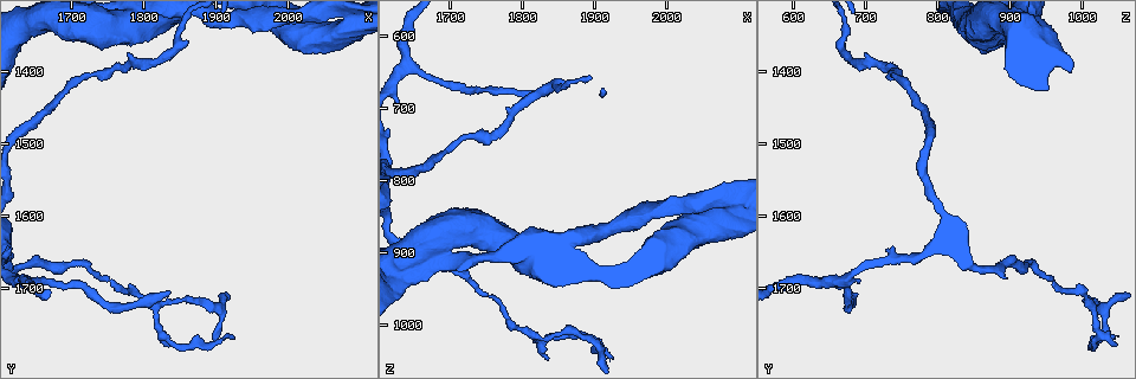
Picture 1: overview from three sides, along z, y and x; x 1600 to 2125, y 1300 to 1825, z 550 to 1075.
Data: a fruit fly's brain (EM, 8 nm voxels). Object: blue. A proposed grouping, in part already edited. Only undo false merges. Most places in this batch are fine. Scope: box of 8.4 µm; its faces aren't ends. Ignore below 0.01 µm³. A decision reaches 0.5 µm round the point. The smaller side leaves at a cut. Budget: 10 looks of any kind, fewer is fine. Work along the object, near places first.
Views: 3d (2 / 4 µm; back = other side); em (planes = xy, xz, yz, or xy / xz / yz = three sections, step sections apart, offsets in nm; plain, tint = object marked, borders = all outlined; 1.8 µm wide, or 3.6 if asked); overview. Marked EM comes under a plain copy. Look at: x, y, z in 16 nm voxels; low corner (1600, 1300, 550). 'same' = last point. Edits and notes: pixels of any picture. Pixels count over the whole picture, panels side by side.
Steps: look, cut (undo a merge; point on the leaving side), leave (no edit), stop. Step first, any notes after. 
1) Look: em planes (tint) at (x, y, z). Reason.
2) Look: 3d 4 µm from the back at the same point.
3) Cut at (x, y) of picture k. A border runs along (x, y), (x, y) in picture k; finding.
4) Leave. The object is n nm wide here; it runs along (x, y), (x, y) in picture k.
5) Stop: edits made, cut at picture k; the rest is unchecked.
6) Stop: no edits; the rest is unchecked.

Look: em yz step 8 (tint) at (1635, 1690, 650). Sharp bend.

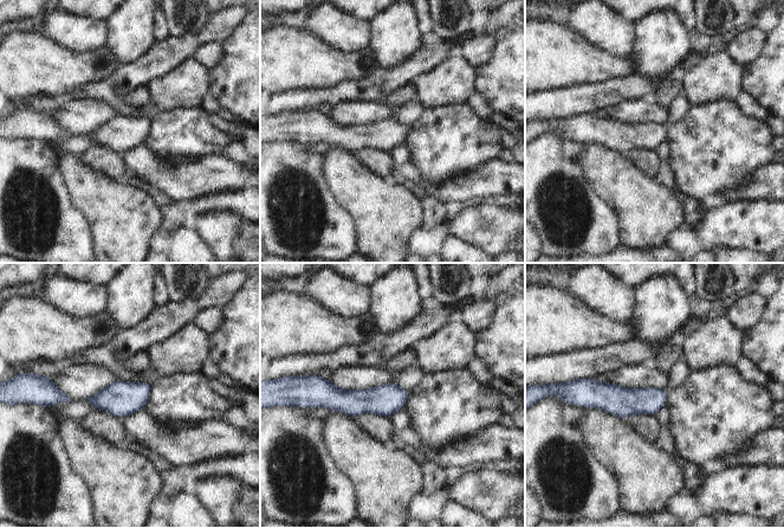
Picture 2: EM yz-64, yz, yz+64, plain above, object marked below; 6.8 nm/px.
Look: em planes (tint) at the same point.

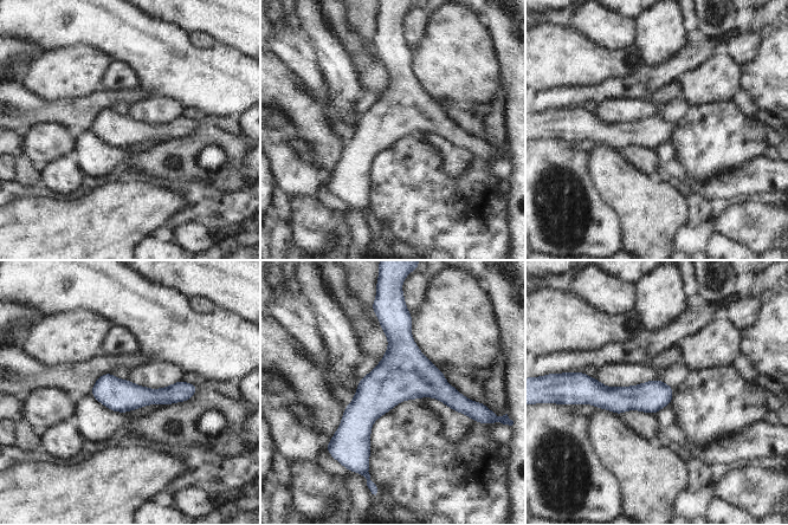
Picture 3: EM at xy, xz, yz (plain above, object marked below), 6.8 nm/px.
Leave. It runs along (387, 322), (395, 376), (362, 412), (366, 458) in picture 3; continuous, no second neuron.

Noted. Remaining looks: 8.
Look: 3d 2 µm at (1845, 1345, 675). Sudden change in width.

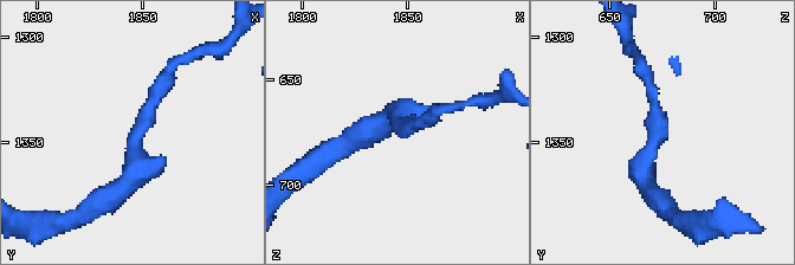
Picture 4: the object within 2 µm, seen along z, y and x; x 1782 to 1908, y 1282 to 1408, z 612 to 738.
Look: em planes (borders) at (1848, 1344, 671).

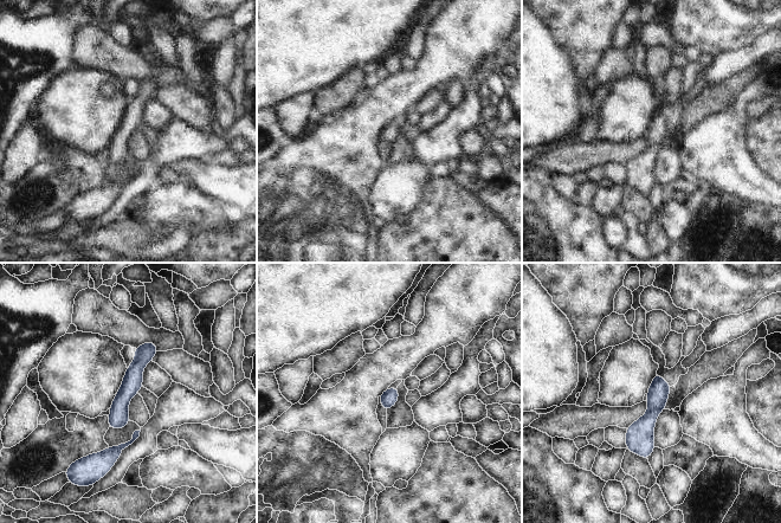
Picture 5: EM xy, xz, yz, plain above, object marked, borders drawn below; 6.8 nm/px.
Leave. It runs along (150, 344), (121, 400), (116, 426) in picture 5; one neuron here.

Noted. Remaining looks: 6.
Look: em planes (tint) at (1815, 1725, 1010). Branch point.

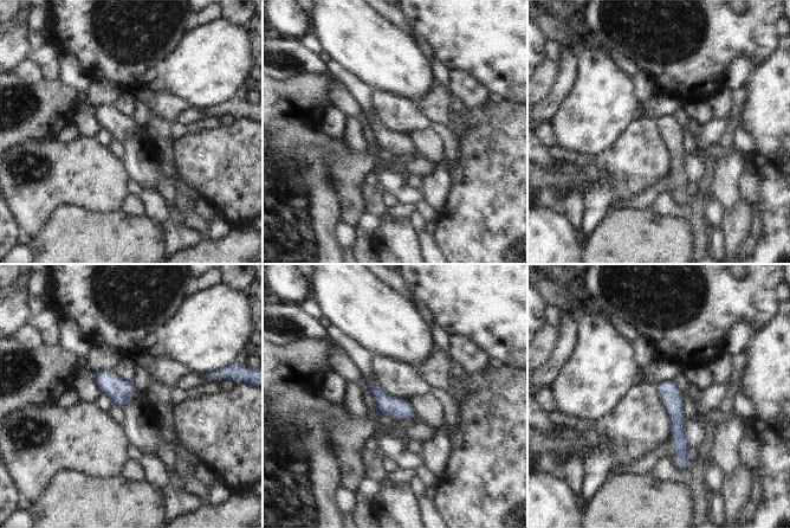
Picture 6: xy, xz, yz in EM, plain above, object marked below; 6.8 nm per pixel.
Leave. It runs along (666, 382), (675, 409), (685, 463) in picture 6; one neuron here.

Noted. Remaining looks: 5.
Stop: no edits; the rest is unchecked.

